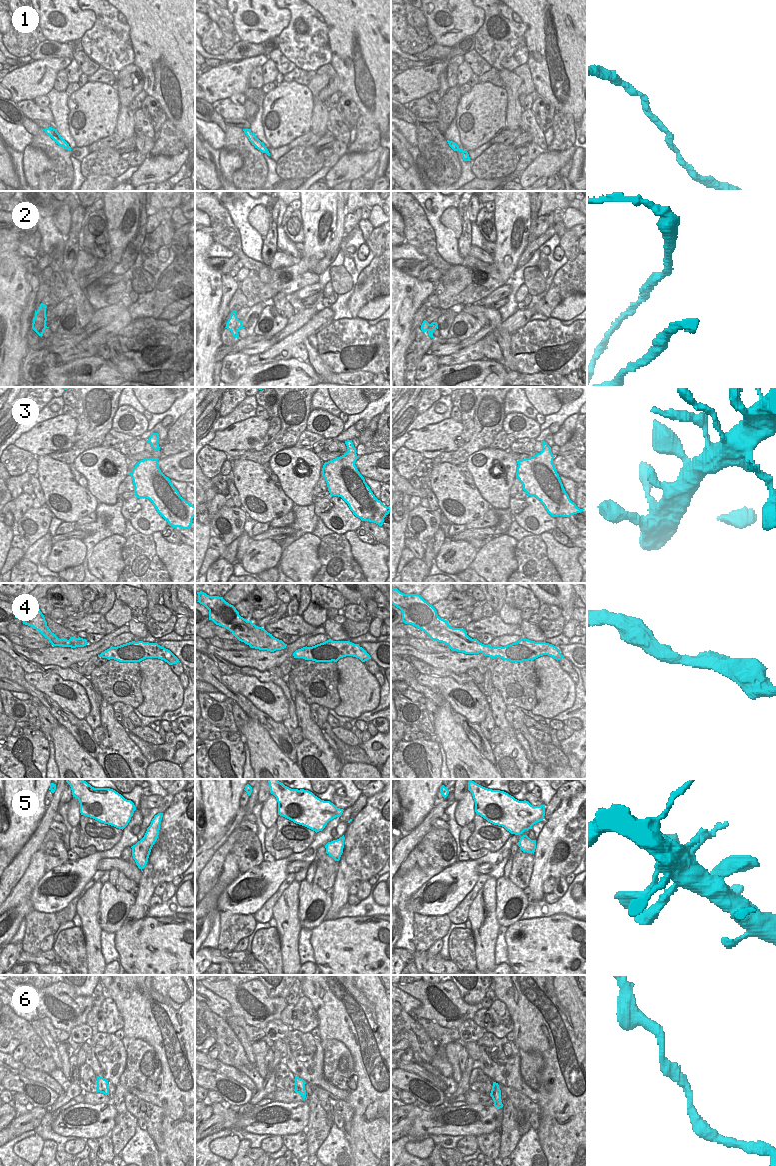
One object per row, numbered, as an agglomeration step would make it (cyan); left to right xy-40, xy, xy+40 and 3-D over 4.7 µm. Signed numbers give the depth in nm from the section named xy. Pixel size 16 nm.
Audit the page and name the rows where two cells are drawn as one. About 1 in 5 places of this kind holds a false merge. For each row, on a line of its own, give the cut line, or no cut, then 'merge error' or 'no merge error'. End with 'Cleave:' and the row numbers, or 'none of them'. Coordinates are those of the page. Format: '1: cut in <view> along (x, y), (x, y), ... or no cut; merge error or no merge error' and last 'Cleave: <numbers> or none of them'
1: no cut; no merge error
2: no cut; no merge error
3: no cut; no merge error
4: no cut; no merge error
5: no cut; no merge error
6: no cut; no merge error
Cleave: none of them

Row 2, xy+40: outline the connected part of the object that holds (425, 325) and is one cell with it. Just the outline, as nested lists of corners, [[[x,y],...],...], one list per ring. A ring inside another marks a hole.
[[[426,320],[423,321],[422,325],[421,325],[421,330],[422,332],[428,332],[429,336],[433,339],[434,336],[433,336],[433,332],[435,329],[438,329],[438,324],[437,322],[432,322],[431,324],[429,324]]]

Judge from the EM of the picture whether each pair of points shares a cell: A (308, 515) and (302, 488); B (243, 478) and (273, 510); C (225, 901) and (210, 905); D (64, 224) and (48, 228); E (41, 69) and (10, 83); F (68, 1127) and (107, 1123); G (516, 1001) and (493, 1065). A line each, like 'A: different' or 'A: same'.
A: different
B: same
C: different
D: different
E: same
F: same
G: different

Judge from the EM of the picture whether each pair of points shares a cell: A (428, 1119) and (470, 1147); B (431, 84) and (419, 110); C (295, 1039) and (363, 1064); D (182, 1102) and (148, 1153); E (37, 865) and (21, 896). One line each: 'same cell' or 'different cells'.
A: different cells
B: different cells
C: different cells
D: different cells
E: same cell

